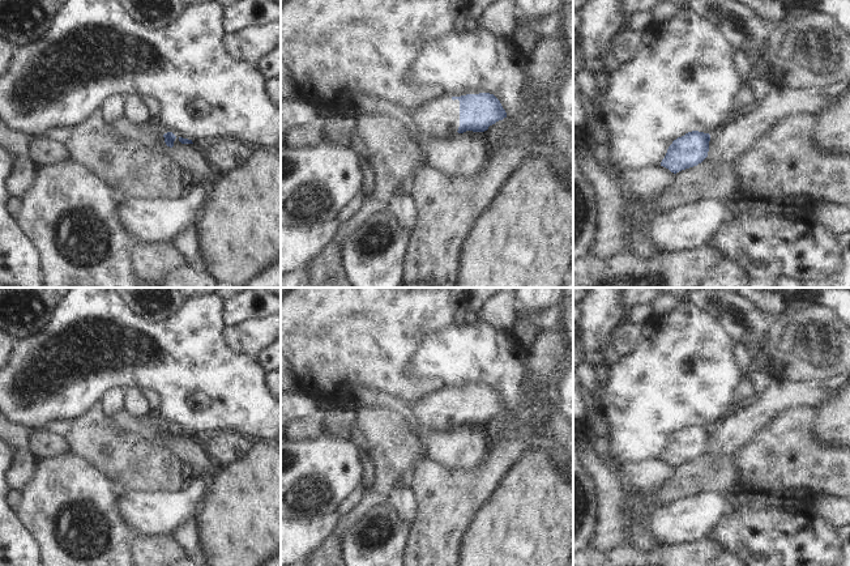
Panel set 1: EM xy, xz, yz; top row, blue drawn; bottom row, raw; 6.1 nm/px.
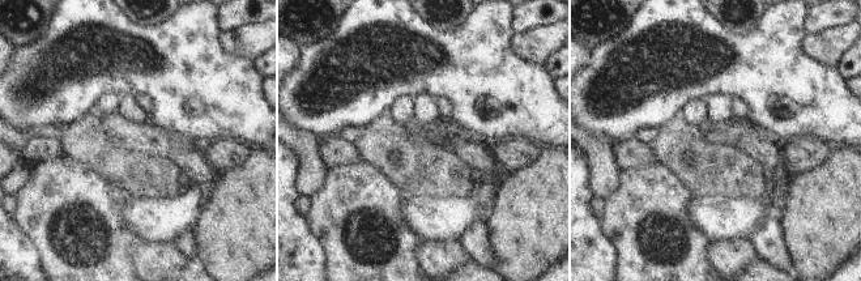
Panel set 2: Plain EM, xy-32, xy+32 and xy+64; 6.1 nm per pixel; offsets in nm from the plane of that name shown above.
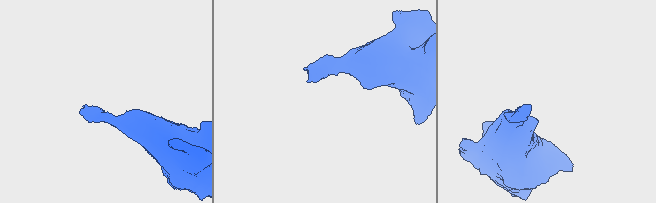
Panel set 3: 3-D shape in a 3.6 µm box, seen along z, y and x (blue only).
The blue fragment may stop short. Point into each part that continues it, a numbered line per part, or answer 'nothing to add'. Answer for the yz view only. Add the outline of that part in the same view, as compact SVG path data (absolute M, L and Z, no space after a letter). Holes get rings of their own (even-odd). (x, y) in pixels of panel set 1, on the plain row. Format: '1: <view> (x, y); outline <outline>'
nothing to add

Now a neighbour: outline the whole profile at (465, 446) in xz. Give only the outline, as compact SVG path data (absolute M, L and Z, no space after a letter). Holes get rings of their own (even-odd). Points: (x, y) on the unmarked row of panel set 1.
M466 424L447 431L426 431L423 450L427 458L456 471L480 464L491 447L484 425Z

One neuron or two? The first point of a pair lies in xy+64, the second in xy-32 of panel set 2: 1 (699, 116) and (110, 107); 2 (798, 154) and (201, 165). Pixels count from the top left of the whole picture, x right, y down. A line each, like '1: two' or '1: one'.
1: one
2: two

